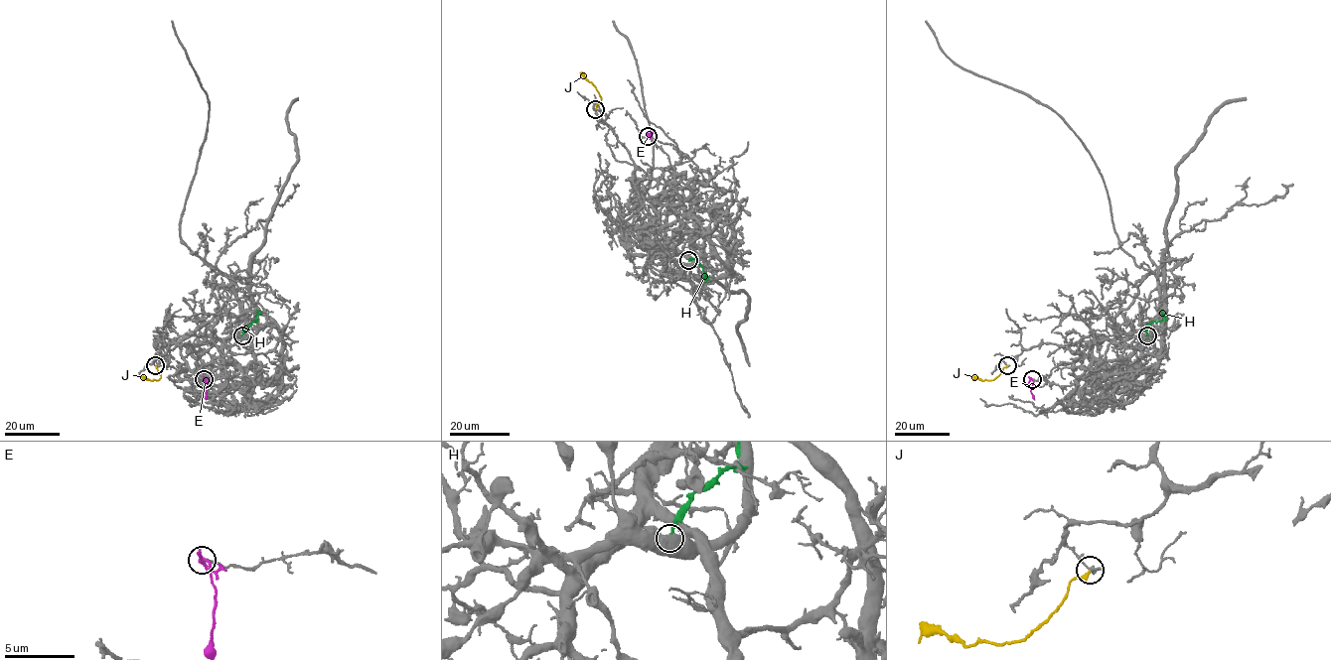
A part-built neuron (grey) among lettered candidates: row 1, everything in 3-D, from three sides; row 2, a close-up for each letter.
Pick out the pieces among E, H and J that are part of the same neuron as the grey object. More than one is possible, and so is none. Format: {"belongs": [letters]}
{"belongs": []}

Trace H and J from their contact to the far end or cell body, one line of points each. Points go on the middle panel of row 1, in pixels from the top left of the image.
H: (688, 260), (694, 259), (704, 278), (710, 281)
J: (595, 108), (601, 99), (598, 91), (579, 72)

